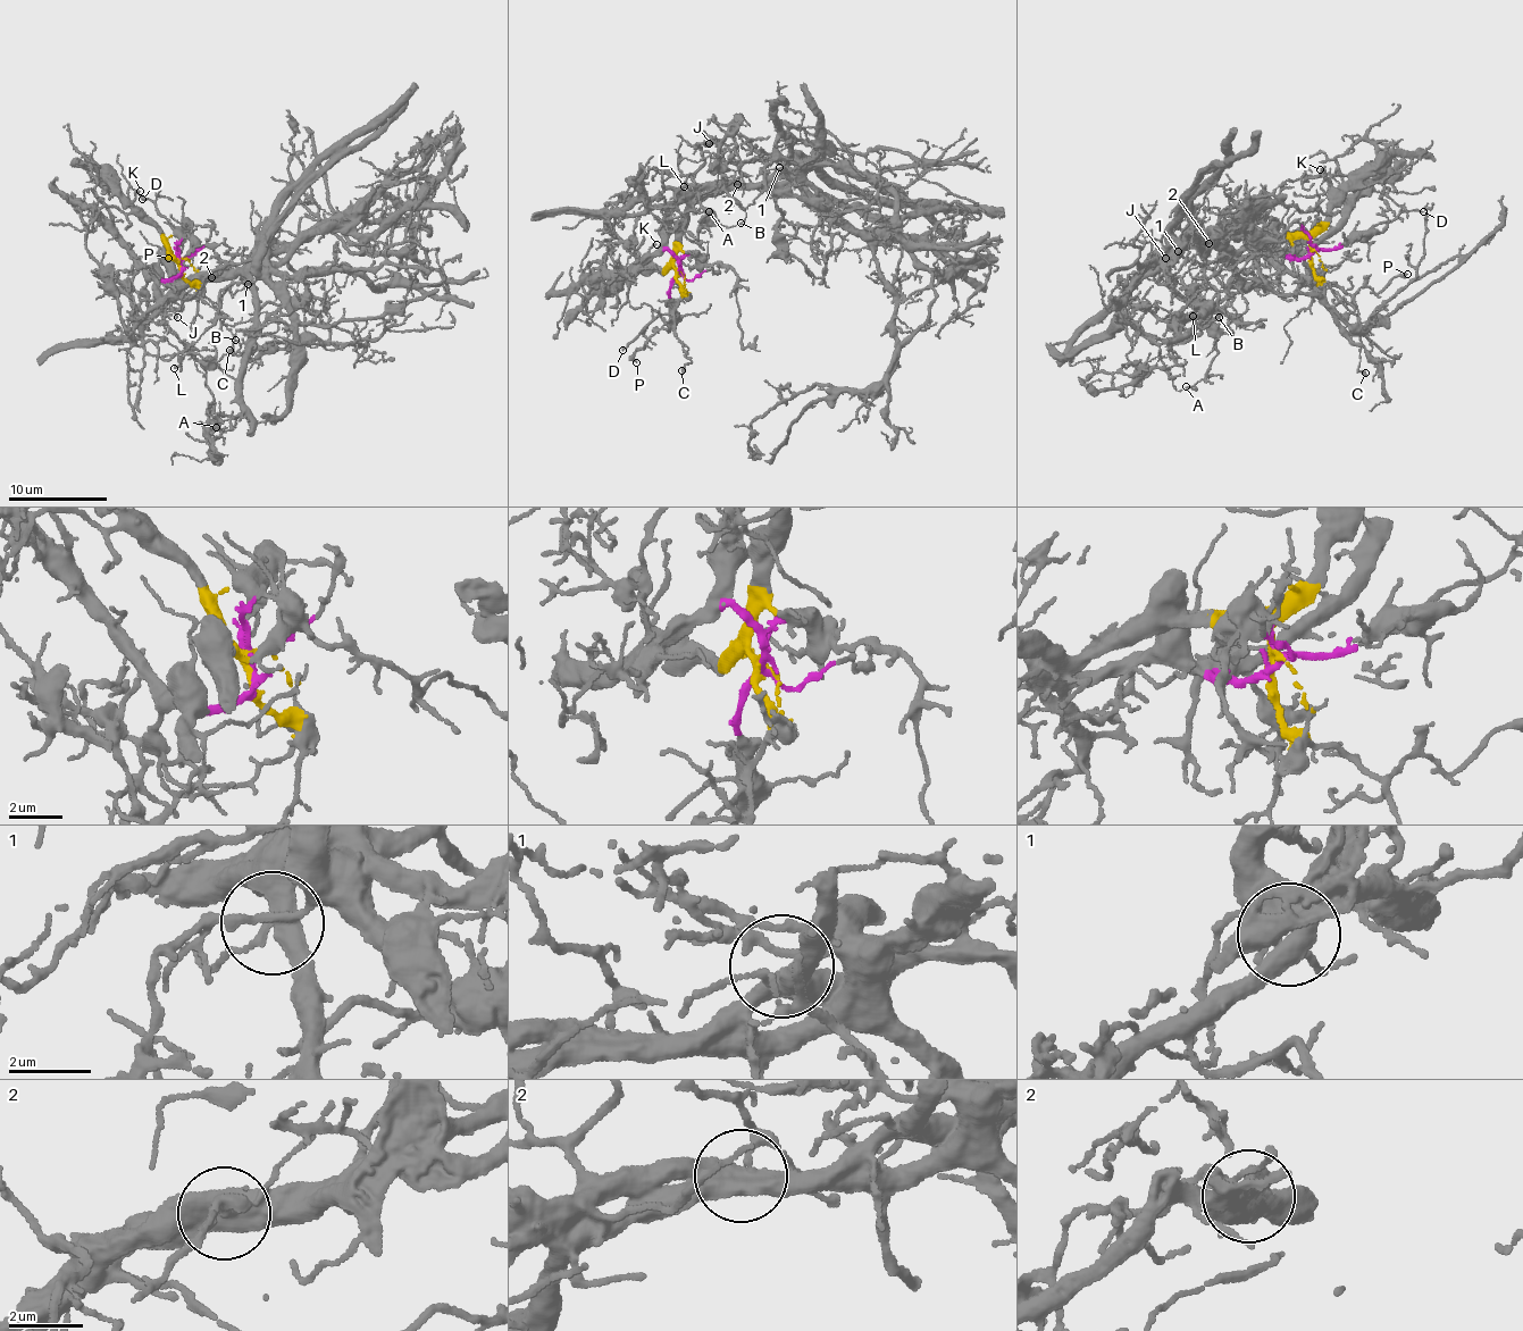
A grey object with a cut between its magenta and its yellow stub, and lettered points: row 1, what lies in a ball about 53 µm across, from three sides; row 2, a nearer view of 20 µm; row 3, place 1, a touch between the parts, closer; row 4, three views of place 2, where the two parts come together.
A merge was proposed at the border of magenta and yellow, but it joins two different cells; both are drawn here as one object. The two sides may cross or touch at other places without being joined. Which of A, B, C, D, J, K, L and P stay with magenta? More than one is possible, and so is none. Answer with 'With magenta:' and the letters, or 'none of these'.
With magenta: A, D, L

